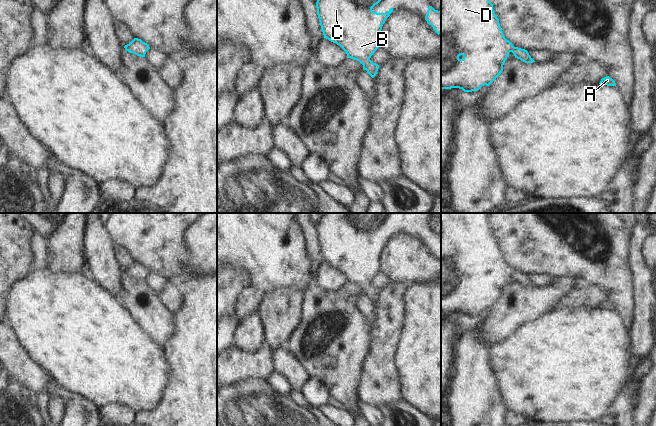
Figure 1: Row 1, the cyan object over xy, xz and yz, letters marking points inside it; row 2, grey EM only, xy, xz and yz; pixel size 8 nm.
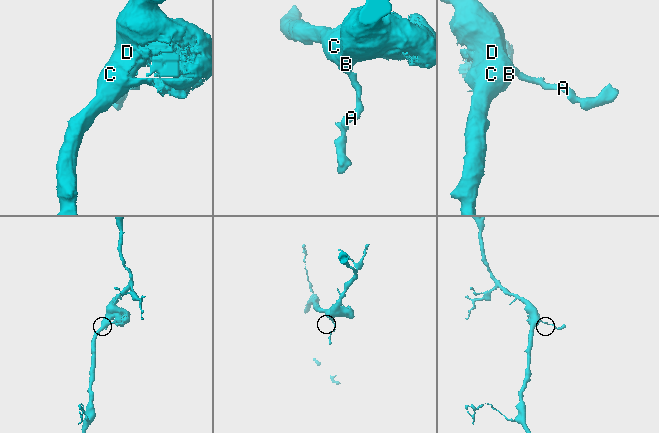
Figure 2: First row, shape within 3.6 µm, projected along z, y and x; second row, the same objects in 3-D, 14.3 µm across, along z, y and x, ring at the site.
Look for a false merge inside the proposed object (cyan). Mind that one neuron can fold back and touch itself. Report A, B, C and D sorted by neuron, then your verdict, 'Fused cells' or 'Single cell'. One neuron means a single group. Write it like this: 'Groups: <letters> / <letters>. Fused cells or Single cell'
Groups: A B C D. Single cell.

